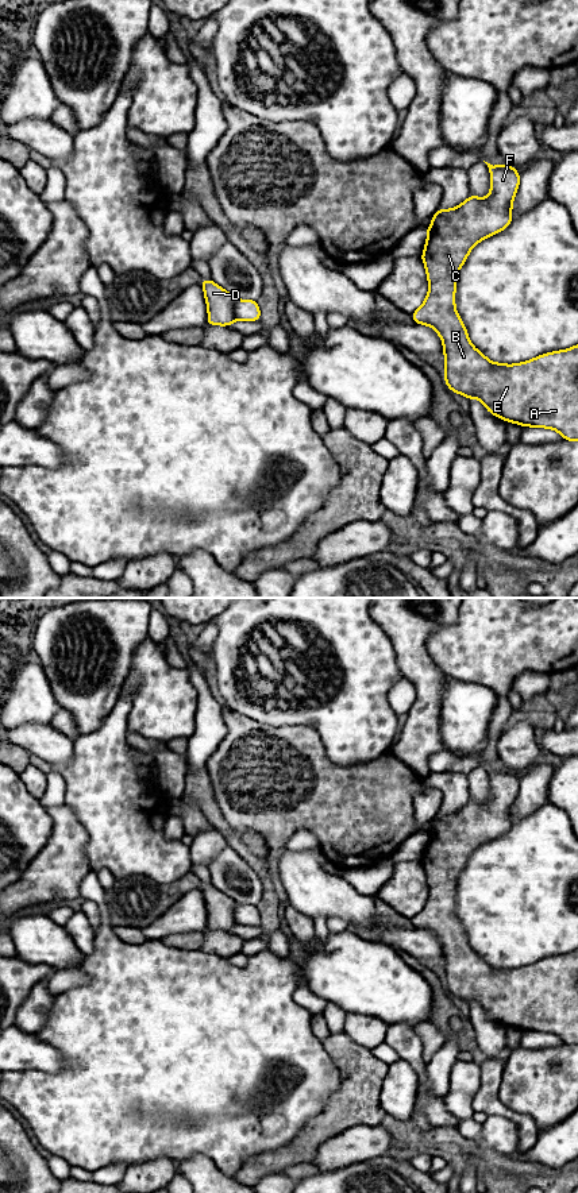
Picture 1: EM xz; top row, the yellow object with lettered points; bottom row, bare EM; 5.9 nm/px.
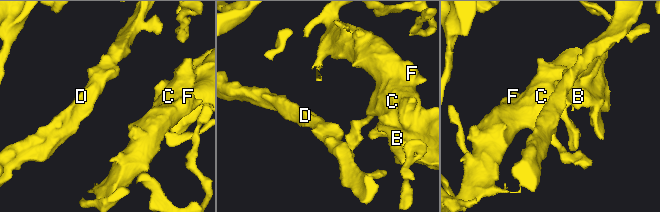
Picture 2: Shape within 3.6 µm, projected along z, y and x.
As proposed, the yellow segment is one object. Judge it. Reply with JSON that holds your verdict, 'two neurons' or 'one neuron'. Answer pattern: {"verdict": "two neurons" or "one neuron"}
{"verdict": "one neuron"}

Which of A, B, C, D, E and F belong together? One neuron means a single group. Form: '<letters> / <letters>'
A B C D E F

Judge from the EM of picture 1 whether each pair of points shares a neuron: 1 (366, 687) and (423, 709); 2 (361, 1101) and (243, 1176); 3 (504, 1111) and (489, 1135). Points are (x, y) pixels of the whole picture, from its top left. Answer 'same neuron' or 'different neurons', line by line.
1: different neurons
2: same neuron
3: different neurons

